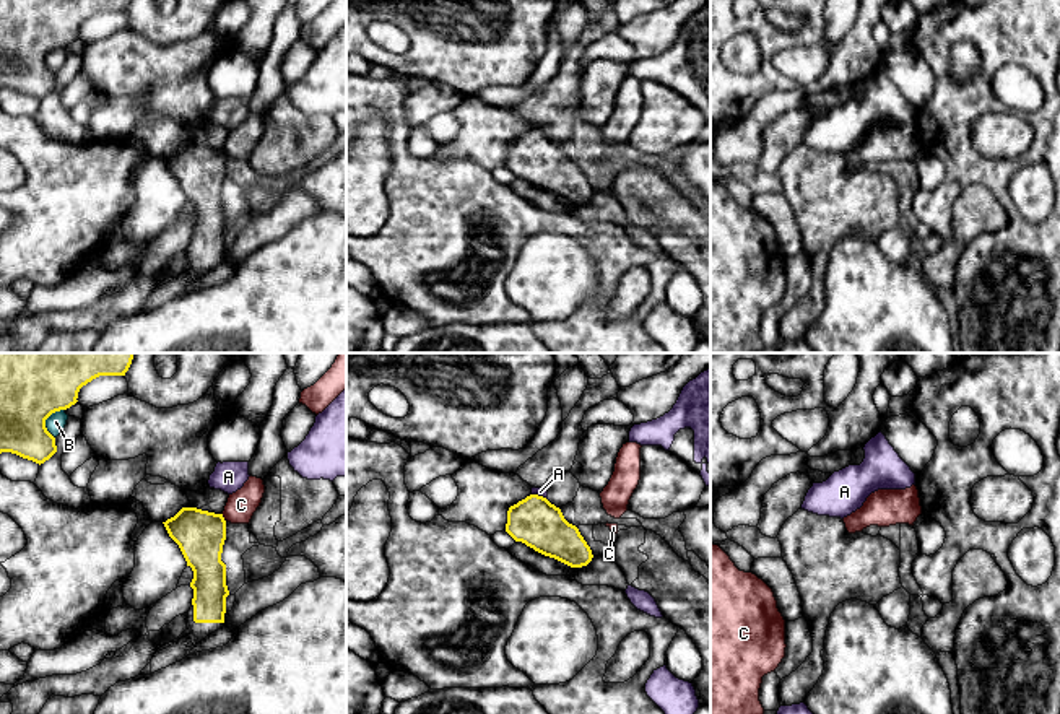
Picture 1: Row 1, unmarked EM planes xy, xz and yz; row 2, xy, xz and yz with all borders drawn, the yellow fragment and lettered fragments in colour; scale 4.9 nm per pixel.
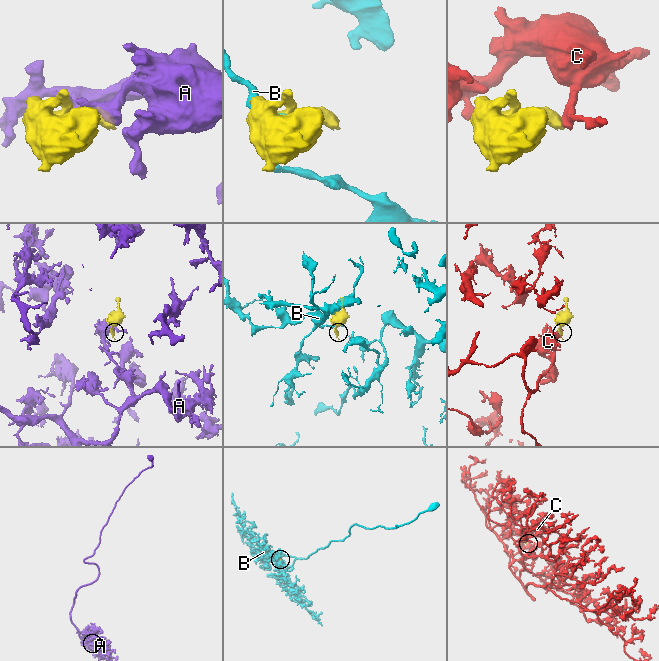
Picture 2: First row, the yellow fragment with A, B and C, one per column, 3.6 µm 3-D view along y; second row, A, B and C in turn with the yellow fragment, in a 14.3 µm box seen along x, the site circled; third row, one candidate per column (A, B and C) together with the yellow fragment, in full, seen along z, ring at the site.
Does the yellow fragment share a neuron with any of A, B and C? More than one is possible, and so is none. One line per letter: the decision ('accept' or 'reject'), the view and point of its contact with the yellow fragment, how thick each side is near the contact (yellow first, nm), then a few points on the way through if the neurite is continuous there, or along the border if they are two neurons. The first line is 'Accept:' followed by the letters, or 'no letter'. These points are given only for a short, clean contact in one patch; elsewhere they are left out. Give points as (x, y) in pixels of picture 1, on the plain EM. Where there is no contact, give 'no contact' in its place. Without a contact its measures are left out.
Accept: no letter
A: reject; meets yellow in xz at (540, 132); 240 nm thick on the yellow side, 50 nm on the other; border along xz (532, 129), (542, 130), (547, 135)
B: reject; meets yellow in xy at (46, 54); 300 nm thick on the yellow side, 90 nm on the other
C: reject; meets yellow in xy at (223, 153); 240 nm thick on the yellow side, 140 nm on the other; border along xy (221, 150), (225, 156)

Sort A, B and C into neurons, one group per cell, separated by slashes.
A / B / C

